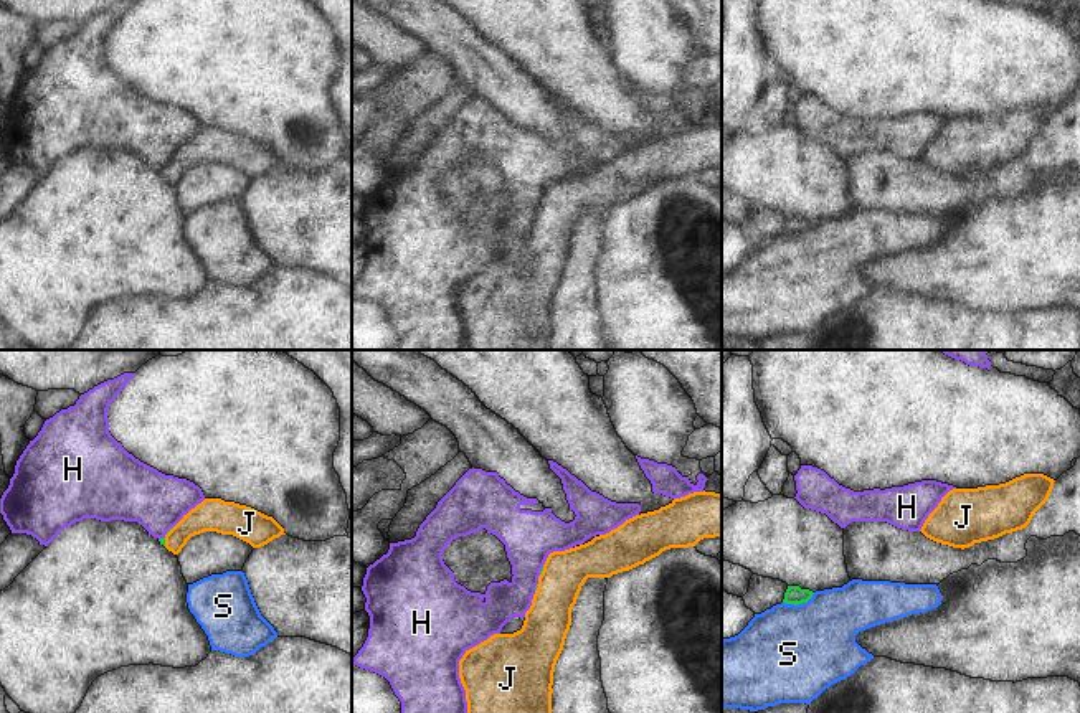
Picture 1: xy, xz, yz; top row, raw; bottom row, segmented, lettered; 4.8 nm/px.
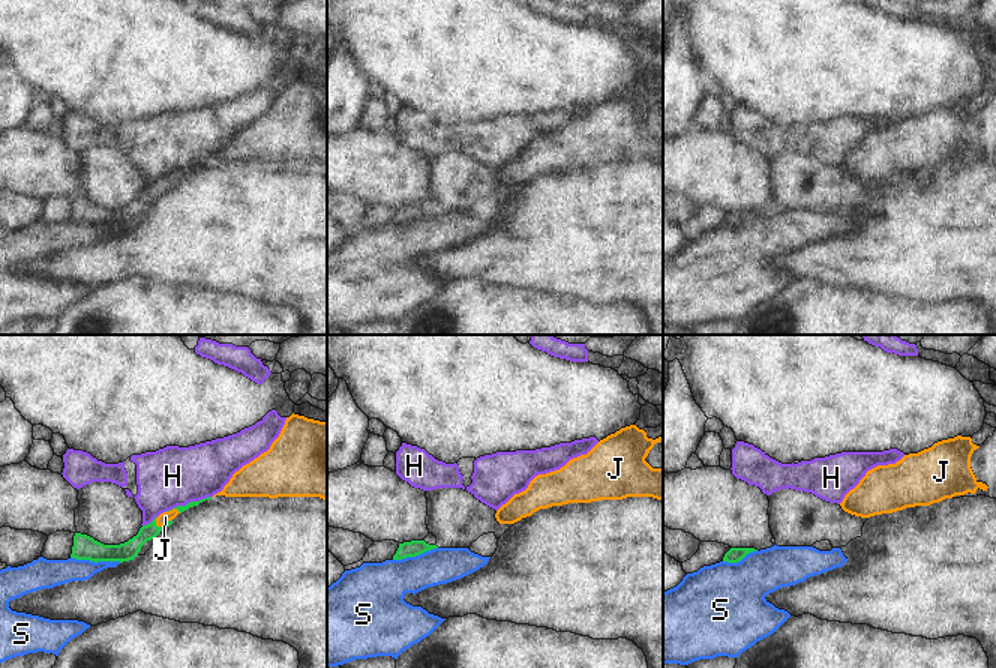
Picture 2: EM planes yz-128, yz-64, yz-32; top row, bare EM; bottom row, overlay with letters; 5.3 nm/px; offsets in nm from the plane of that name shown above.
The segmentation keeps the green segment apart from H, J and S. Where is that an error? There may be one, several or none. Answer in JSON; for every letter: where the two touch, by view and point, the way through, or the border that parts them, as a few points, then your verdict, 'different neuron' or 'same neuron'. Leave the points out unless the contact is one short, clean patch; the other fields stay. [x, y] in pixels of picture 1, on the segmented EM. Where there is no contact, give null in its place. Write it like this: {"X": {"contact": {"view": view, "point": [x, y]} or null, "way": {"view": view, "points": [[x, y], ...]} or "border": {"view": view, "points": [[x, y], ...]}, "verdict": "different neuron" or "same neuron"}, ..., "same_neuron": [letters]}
{"H": {"contact": {"view": "xy", "point": [170, 528]}, "verdict": "different neuron"}, "J": {"contact": {"view": "xy", "point": [164, 542]}, "way": {"view": "xy", "points": [[162, 540], [164, 542], [172, 542], [205, 517]]}, "verdict": "same neuron"}, "S": {"contact": {"view": "yz", "point": [798, 603]}, "verdict": "different neuron"}, "same_neuron": ["J"]}

